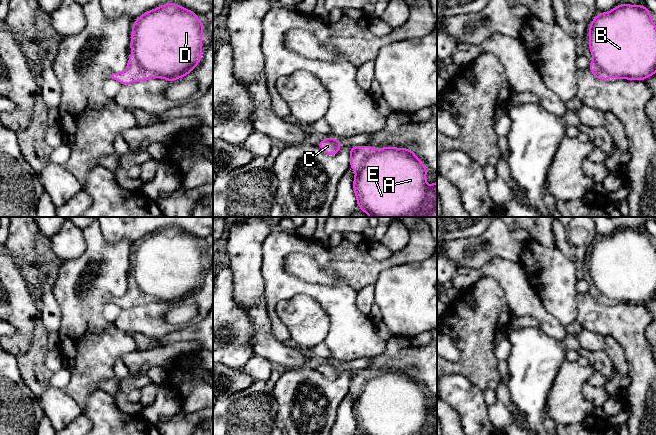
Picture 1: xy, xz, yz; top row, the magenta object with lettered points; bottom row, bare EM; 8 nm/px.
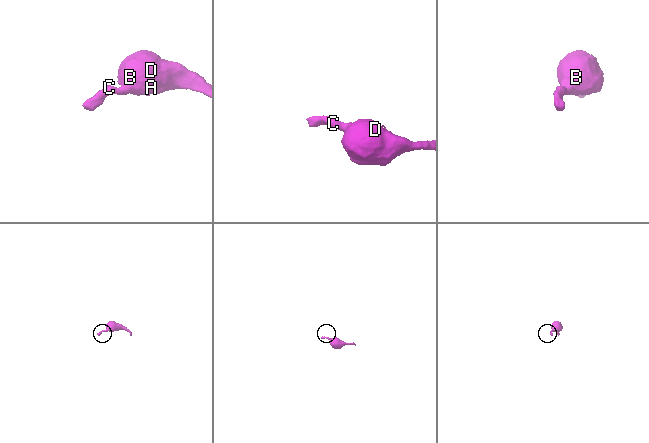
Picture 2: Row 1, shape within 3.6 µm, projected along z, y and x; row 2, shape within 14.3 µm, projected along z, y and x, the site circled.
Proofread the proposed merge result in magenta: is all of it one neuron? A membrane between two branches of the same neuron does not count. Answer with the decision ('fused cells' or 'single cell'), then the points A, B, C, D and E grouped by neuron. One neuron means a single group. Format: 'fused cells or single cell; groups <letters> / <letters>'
single cell; groups A B C D E

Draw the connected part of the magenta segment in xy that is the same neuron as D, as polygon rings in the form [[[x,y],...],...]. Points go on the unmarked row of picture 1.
[[[167,227],[163,228],[160,231],[147,235],[144,238],[142,238],[140,241],[138,241],[132,251],[132,258],[131,258],[131,268],[130,268],[130,274],[133,276],[132,279],[128,282],[128,290],[127,292],[122,296],[122,297],[113,297],[113,296],[108,296],[107,297],[107,303],[115,303],[119,305],[122,309],[127,309],[133,306],[138,306],[138,305],[143,305],[143,304],[148,304],[153,301],[157,302],[163,302],[168,304],[169,306],[172,306],[176,303],[179,303],[181,301],[186,300],[187,298],[190,298],[192,293],[199,288],[201,285],[202,281],[202,255],[204,253],[204,246],[201,246],[197,238],[191,234],[185,233],[181,230],[179,230],[176,227]]]

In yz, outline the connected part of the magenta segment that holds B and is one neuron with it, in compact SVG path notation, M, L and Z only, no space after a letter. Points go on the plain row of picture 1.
M620 228L609 236L598 237L589 250L589 272L594 282L590 295L602 305L611 300L616 303L645 304L656 298L656 249L651 243L650 234L640 229Z

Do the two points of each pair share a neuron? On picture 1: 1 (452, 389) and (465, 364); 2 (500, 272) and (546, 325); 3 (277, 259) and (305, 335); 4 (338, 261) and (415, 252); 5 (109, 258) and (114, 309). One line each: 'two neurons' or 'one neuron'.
1: two neurons
2: one neuron
3: two neurons
4: one neuron
5: two neurons

